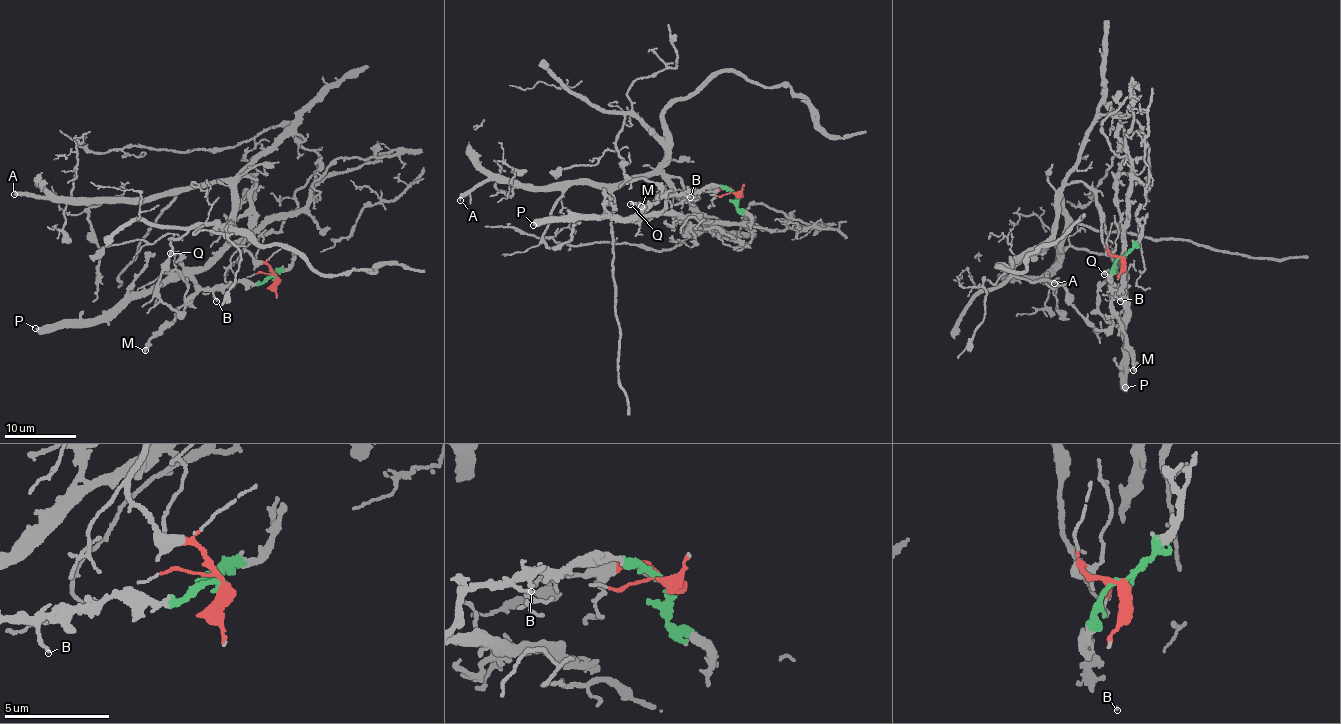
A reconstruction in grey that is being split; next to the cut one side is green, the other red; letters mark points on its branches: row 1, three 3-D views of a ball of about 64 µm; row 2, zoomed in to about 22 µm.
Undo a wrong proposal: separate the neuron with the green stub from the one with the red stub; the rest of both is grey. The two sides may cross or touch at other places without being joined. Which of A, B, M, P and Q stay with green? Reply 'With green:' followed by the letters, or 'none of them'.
With green: B, M, P, Q

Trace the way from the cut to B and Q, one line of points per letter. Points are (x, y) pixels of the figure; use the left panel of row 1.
B: (275, 278), (268, 276), (260, 283), (222, 284), (213, 292), (217, 301)
Q: (275, 278), (268, 276), (260, 283), (203, 288), (179, 260), (179, 254), (170, 254)

